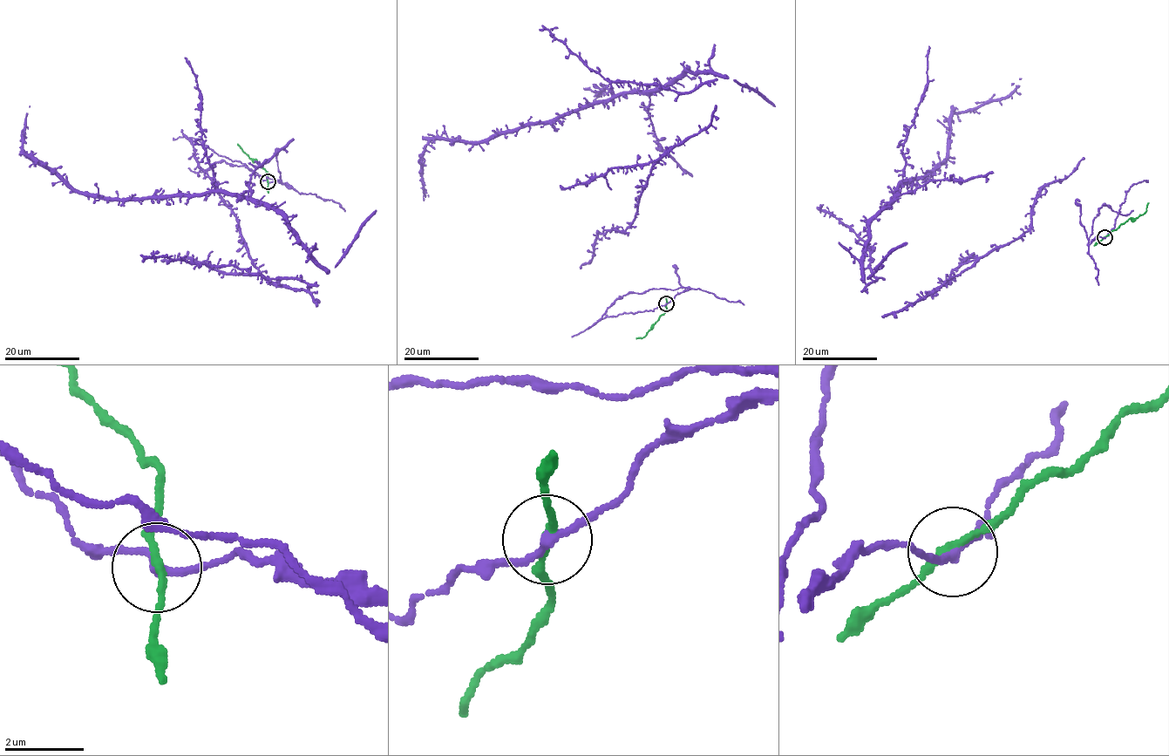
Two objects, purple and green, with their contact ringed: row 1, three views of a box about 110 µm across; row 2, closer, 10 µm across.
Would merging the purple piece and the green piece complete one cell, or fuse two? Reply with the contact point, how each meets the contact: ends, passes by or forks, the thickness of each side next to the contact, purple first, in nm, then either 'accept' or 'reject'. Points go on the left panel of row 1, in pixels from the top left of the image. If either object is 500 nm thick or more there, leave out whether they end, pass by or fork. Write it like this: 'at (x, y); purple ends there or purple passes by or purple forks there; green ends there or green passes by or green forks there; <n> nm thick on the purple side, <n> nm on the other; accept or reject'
at (268, 181); purple passes by; green passes by; 190 nm thick on the purple side, 170 nm on the other; reject

